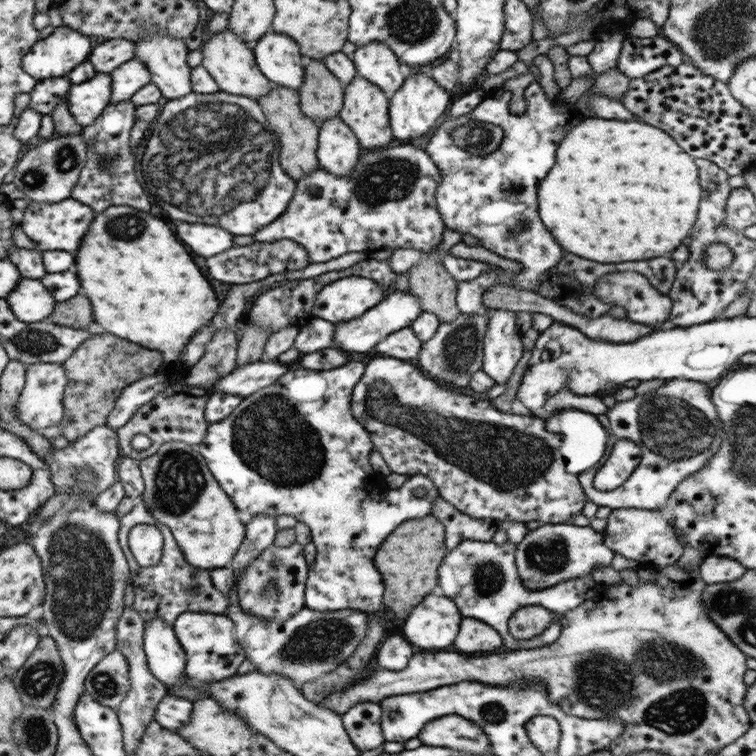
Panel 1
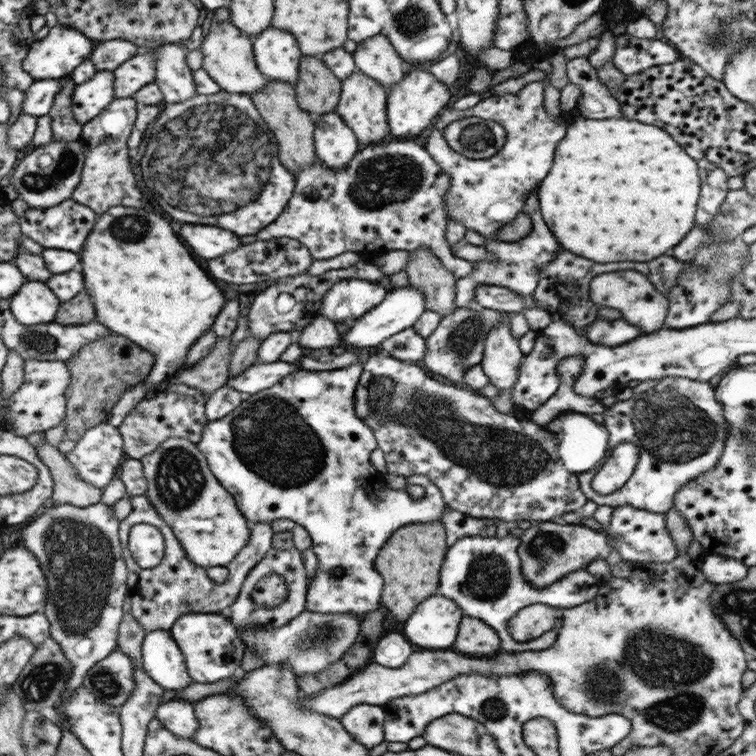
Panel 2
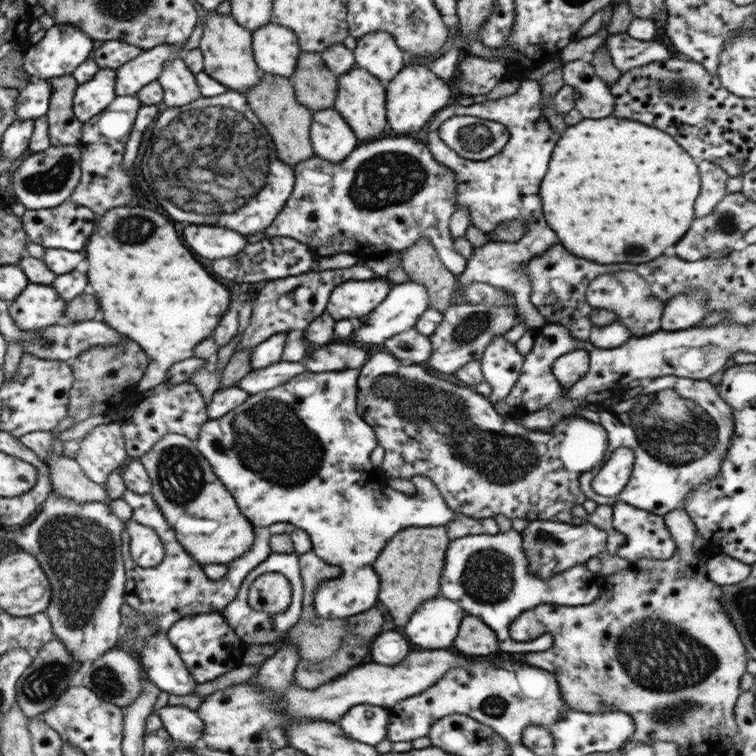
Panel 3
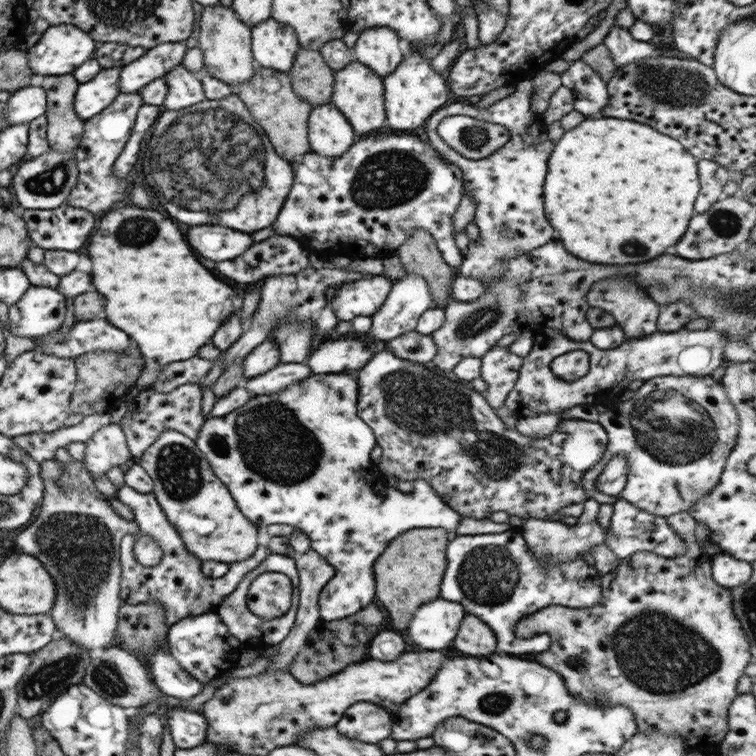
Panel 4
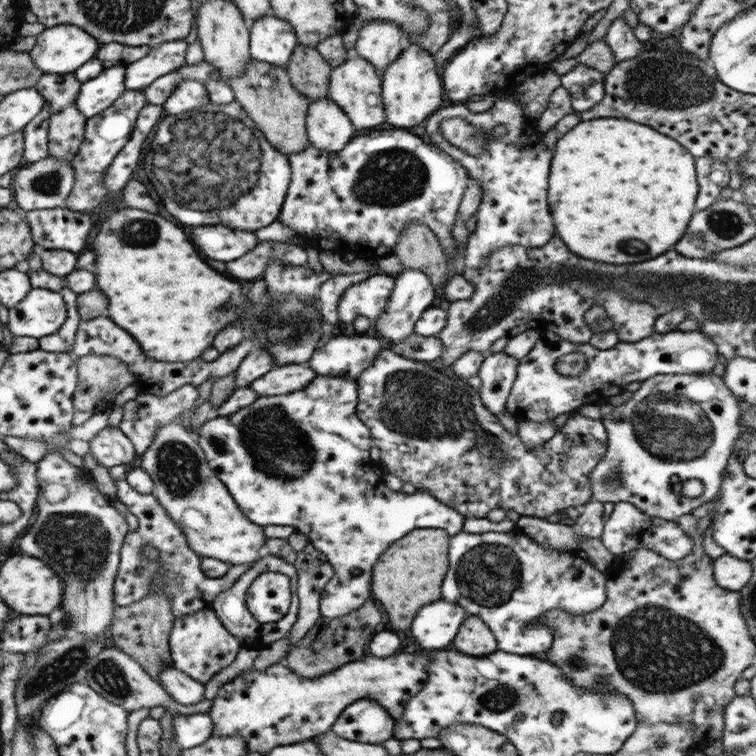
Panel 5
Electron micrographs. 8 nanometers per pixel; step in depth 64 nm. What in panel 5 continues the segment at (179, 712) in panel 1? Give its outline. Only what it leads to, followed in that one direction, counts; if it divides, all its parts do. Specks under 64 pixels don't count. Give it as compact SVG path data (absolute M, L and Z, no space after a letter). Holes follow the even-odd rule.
M177 714L171 720L171 732L173 740L181 750L191 750L203 744L207 738L211 738L213 720L209 714L191 714L191 716Z

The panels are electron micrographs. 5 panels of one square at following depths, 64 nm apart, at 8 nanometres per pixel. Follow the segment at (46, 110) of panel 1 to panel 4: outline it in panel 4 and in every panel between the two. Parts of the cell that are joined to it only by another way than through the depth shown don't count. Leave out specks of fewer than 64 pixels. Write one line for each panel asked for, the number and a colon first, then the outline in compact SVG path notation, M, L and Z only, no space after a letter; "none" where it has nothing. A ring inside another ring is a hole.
2: M37 80L25 90L25 98L21 102L21 114L27 116L47 116L53 104L55 94L61 90L59 80Z
3: M27 82L25 88L19 88L19 96L15 102L15 116L17 120L37 120L47 114L49 98L51 98L51 84Z
4: M25 86L13 92L5 106L7 126L29 124L31 120L43 116L47 110L47 96L45 90L39 86Z

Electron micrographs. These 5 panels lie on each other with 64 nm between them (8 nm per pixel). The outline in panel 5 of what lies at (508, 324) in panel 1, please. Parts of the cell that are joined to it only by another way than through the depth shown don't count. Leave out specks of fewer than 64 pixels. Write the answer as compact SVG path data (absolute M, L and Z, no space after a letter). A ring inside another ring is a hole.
M493 352L481 362L481 368L477 372L481 380L479 400L483 408L487 408L493 416L507 410L507 398L517 376L517 364L519 360L507 356L505 352Z

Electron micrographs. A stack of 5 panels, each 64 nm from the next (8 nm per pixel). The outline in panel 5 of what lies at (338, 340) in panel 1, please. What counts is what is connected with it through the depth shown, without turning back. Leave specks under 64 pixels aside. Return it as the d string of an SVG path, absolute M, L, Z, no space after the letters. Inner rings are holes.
M411 268L403 270L401 274L395 276L395 286L393 286L393 292L389 296L387 308L383 308L383 314L373 322L373 326L375 326L373 334L389 338L389 344L403 342L407 336L413 334L413 326L421 318L421 314L427 308L431 308L433 298L435 298L435 292L433 292L431 282L427 280L425 274L421 274L419 270L411 270Z

